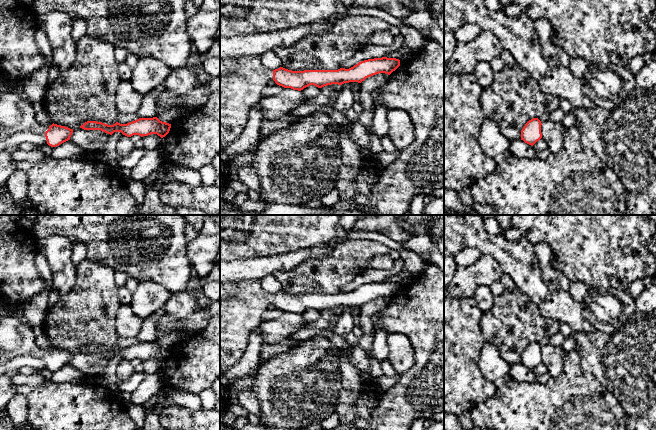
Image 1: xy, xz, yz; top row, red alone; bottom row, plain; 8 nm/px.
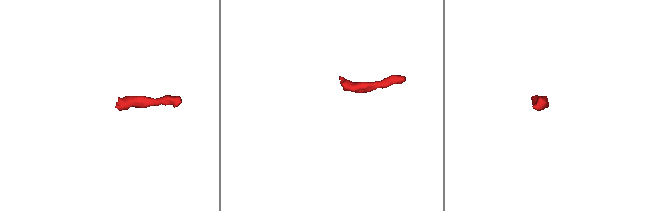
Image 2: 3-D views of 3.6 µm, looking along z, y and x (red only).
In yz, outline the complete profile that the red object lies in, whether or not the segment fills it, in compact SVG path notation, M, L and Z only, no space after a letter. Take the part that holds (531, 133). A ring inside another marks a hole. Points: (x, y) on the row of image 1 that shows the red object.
M538 118L529 120L521 130L521 140L533 146L542 138L541 121Z

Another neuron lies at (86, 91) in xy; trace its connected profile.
M86 34L76 43L76 58L73 64L61 71L46 88L44 108L54 124L73 130L71 142L80 147L84 153L96 156L103 152L111 135L101 130L84 130L80 126L87 121L97 121L108 125L117 122L119 111L115 100L116 88L120 82L114 46Z

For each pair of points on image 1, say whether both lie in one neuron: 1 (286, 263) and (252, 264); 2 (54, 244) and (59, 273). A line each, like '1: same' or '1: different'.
1: same
2: same

